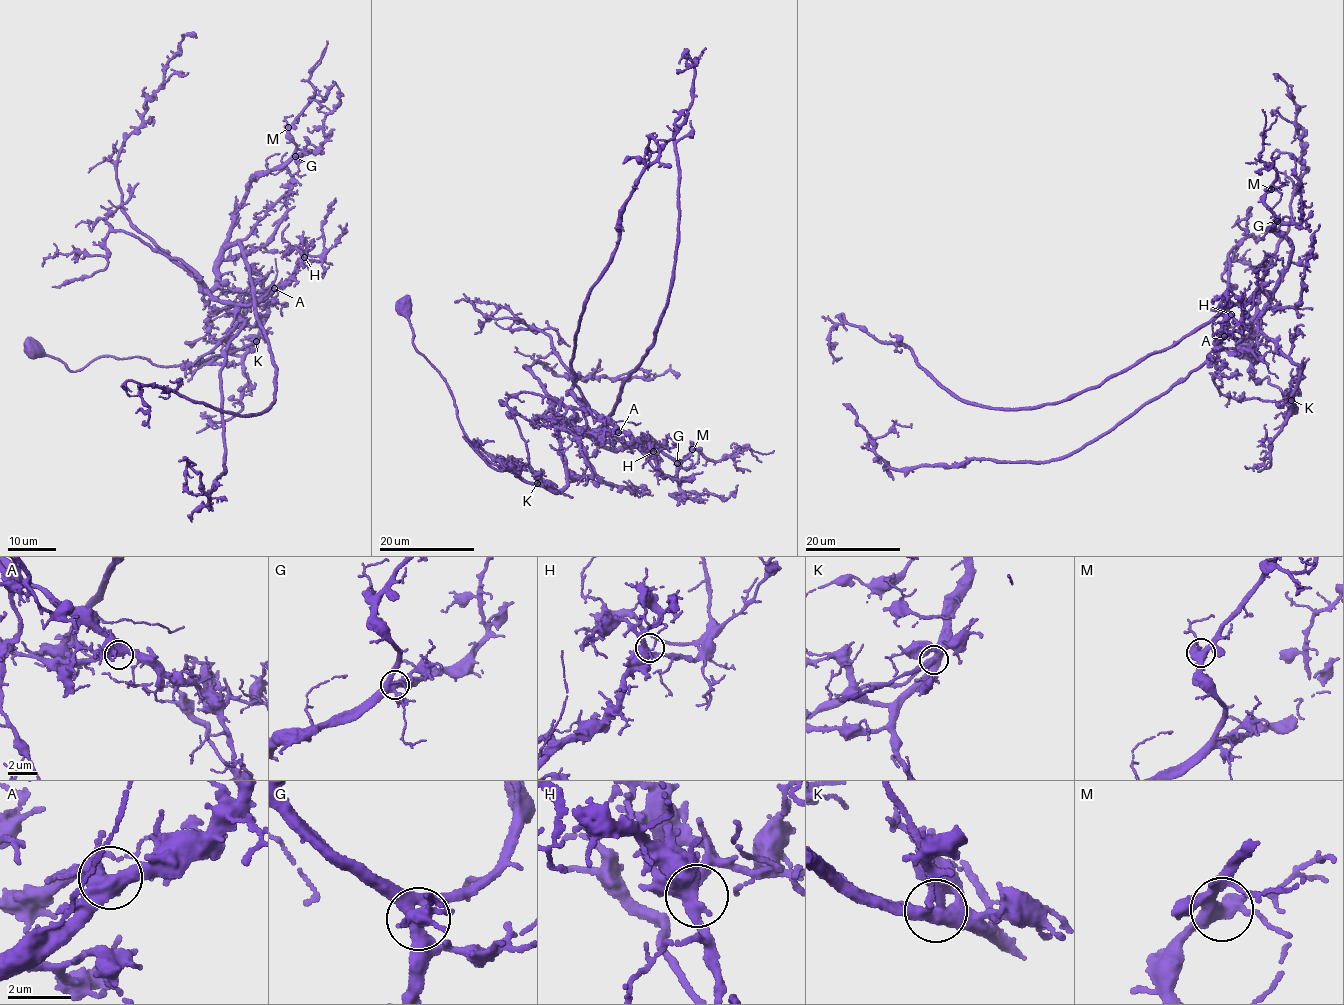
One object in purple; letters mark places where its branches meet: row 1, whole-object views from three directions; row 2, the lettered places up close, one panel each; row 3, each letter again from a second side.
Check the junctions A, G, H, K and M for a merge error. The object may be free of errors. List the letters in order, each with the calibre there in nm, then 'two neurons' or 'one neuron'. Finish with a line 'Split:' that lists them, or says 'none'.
A: calibre 500 nm; one neuron
G: calibre 420 nm; one neuron
H: calibre 480 nm; one neuron
K: calibre 440 nm; two neurons
M: calibre 460 nm; one neuron
Split: K

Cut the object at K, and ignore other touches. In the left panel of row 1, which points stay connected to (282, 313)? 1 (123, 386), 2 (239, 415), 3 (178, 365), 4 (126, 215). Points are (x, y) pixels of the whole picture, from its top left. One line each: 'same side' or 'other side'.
1: other side
2: other side
3: same side
4: other side

